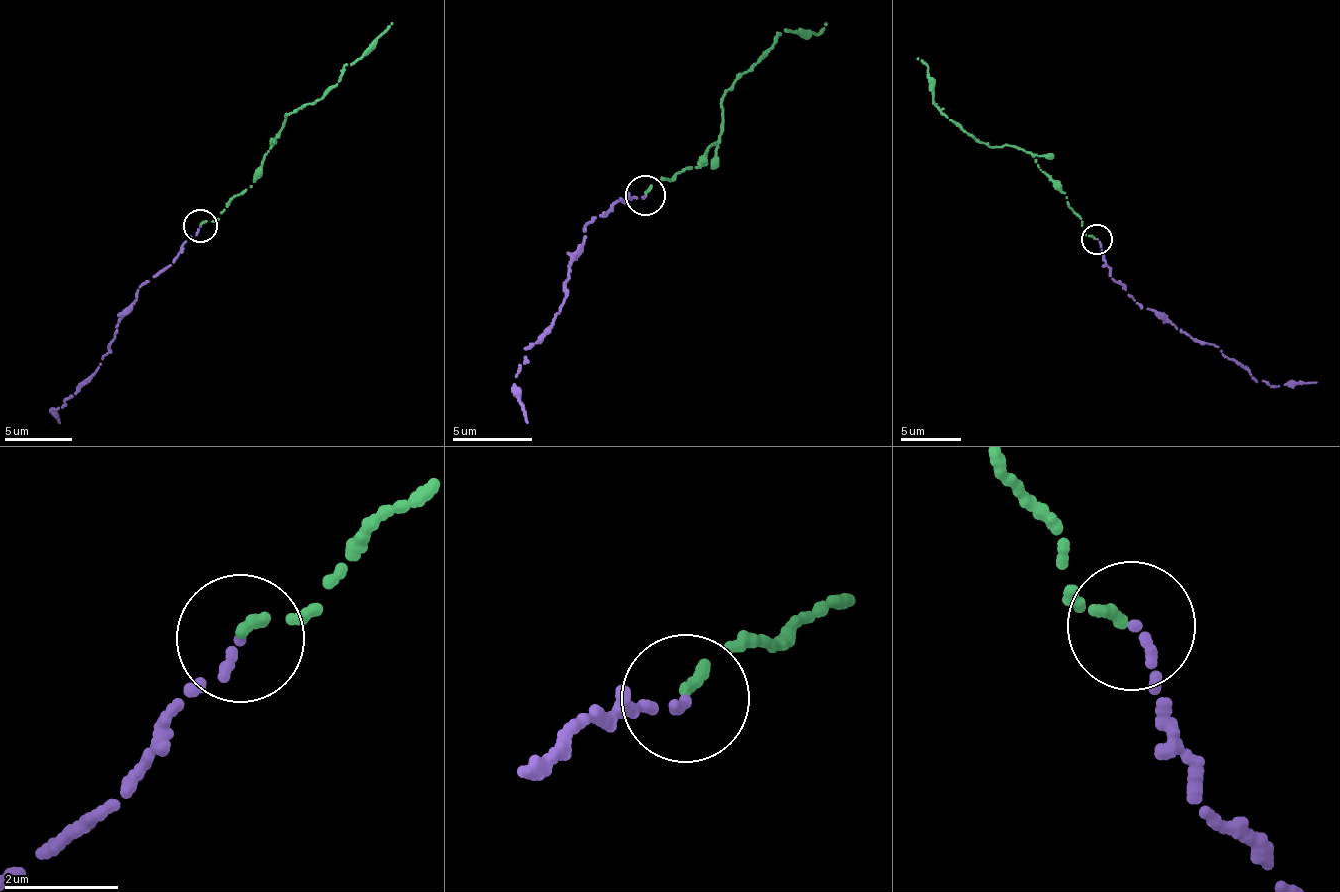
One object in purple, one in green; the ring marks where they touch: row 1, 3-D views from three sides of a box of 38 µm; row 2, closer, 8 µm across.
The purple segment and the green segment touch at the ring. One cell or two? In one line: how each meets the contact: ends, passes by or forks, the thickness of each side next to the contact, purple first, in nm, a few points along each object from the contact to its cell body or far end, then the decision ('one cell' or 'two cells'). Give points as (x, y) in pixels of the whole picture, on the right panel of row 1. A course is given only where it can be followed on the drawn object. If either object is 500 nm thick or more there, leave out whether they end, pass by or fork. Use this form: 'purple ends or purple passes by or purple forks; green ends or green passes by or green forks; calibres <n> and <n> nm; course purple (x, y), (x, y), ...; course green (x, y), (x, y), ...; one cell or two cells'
purple ends; green ends; calibres 140 and 190 nm; course purple (1096, 240), (1109, 270), (1141, 309), (1168, 315), (1179, 330), (1218, 345), (1257, 381), (1292, 386), (1317, 382); course green (1096, 240), (1085, 235), (1064, 193), (1030, 154), (988, 147), (950, 121), (933, 101), (927, 68), (916, 60); one cell

